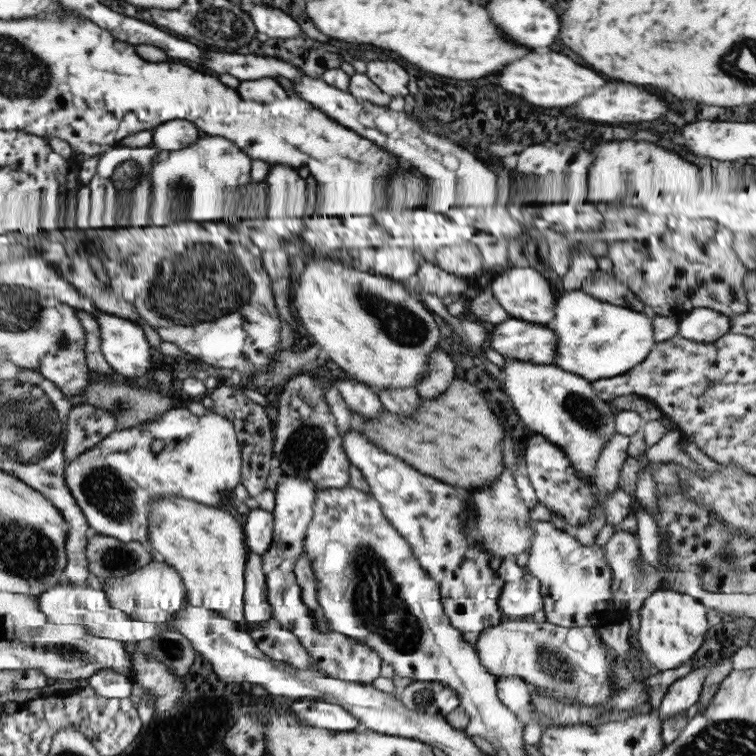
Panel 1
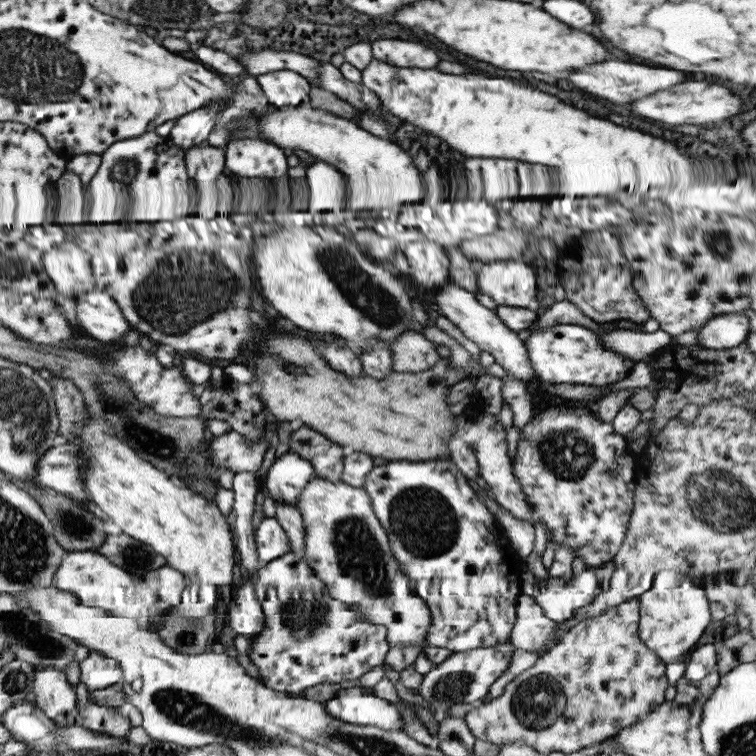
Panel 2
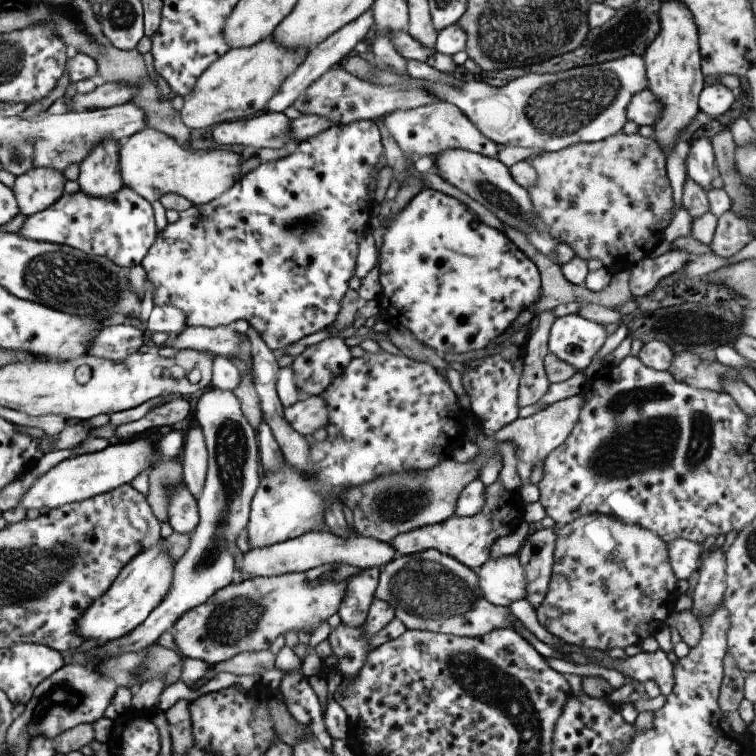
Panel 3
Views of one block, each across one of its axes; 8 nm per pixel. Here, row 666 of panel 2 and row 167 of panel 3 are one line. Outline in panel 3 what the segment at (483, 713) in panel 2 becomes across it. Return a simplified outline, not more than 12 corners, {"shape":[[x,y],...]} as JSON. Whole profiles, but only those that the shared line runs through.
{"shape":[[620,131],[525,161],[551,236],[613,274],[673,216],[666,156]]}

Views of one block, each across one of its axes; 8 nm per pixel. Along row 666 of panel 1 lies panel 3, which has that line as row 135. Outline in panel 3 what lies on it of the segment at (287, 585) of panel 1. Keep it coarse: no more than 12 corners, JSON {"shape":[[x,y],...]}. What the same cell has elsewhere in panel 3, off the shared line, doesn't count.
{"shape":[[374,121],[180,211],[140,263],[186,327],[273,352],[335,321]]}

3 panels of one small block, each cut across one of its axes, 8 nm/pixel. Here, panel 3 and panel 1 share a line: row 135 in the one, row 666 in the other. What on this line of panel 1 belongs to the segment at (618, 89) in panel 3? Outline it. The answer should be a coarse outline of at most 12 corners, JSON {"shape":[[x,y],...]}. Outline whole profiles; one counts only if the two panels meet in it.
{"shape":[[503,616],[472,647],[486,674],[603,708],[613,651],[594,627]]}

